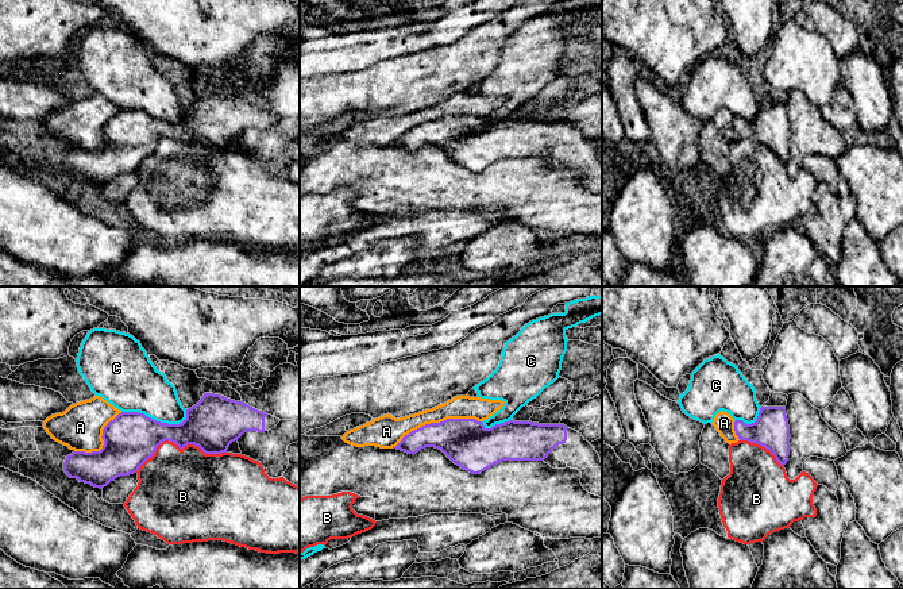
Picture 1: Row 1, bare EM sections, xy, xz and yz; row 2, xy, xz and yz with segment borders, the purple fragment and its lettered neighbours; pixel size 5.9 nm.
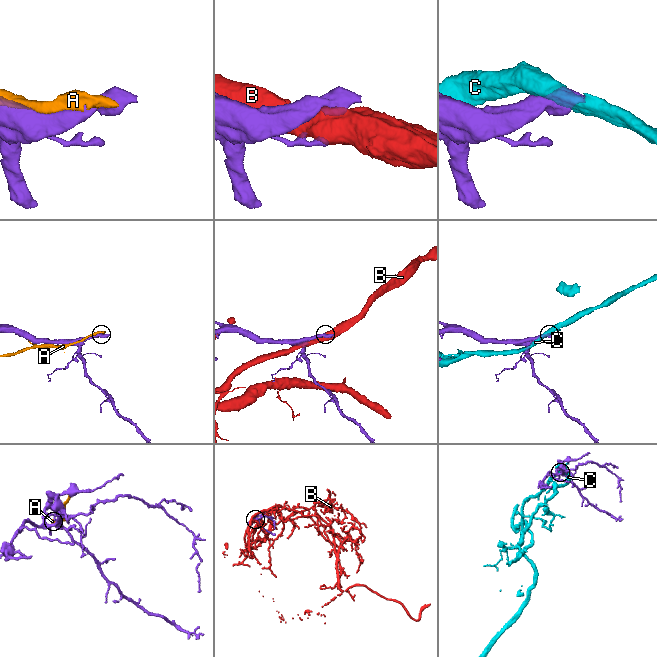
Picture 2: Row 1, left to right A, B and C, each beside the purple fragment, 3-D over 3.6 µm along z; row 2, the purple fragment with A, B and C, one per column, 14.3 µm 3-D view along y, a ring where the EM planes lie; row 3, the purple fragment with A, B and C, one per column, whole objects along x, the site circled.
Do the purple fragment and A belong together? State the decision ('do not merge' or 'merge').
do not merge

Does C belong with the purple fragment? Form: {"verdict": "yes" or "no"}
{"verdict": "no"}

